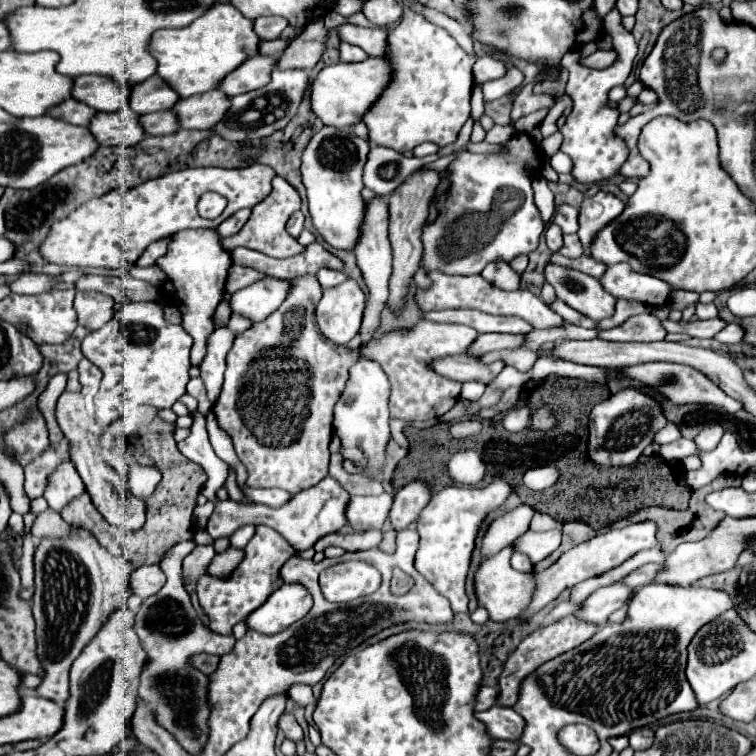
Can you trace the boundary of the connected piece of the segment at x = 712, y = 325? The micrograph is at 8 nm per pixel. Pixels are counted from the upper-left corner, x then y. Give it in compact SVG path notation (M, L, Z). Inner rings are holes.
M710 318L710 320L690 320L690 322L674 322L674 320L662 320L662 326L668 332L680 332L680 334L688 334L694 338L712 338L716 332L720 332L726 322L722 322L720 318Z

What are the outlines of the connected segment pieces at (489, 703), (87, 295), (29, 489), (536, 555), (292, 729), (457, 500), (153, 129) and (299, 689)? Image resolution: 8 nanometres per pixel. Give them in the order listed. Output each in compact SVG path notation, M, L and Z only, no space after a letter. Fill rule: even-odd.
M486 686L478 688L478 692L476 692L478 696L476 696L476 700L474 700L476 712L492 708L492 706L494 706L494 702L496 702L496 692L498 692L498 690L494 690L494 688L486 688Z
M76 292L74 310L78 314L78 324L92 332L114 318L114 298L98 292Z
M68 440L64 444L52 446L52 450L46 450L44 454L36 456L30 464L24 466L24 490L30 498L42 496L48 472L52 472L54 464L60 464L64 458L70 458L68 456Z
M528 530L524 536L516 540L516 550L524 552L532 564L550 556L558 546L560 546L560 530L554 530L554 532Z
M283 713L282 718L279 718L278 727L284 732L286 738L292 740L292 742L304 740L303 730L293 715Z
M494 476L494 480L482 488L448 486L426 504L426 508L416 520L420 546L416 552L414 566L442 596L450 600L454 612L468 612L468 596L464 590L464 582L480 522L492 508L500 506L510 492L512 488L502 476Z
M174 110L168 112L152 112L140 116L140 124L148 136L160 136L160 134L172 134L178 130L178 120Z
M296 684L288 690L288 696L298 704L298 706L308 706L308 704L316 704L318 699L312 694L310 686L304 684Z

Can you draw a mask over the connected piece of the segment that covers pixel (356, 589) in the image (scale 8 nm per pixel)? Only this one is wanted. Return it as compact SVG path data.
M340 562L326 568L320 574L320 588L330 602L348 602L350 598L360 598L374 592L380 586L380 574L366 562Z

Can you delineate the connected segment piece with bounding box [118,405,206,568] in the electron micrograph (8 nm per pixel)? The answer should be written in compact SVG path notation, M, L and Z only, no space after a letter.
M143 405L136 409L130 418L118 418L120 422L120 432L126 438L128 444L134 440L140 442L142 450L152 458L154 466L160 468L162 480L156 486L154 494L144 498L146 504L146 524L142 530L133 532L132 538L123 547L122 560L126 560L130 566L140 568L140 566L158 565L168 548L172 544L178 544L180 540L192 540L194 530L192 530L192 510L196 506L196 496L200 494L202 484L206 482L204 470L186 460L176 448L173 431L175 423L163 421L158 415L158 409L153 406Z

